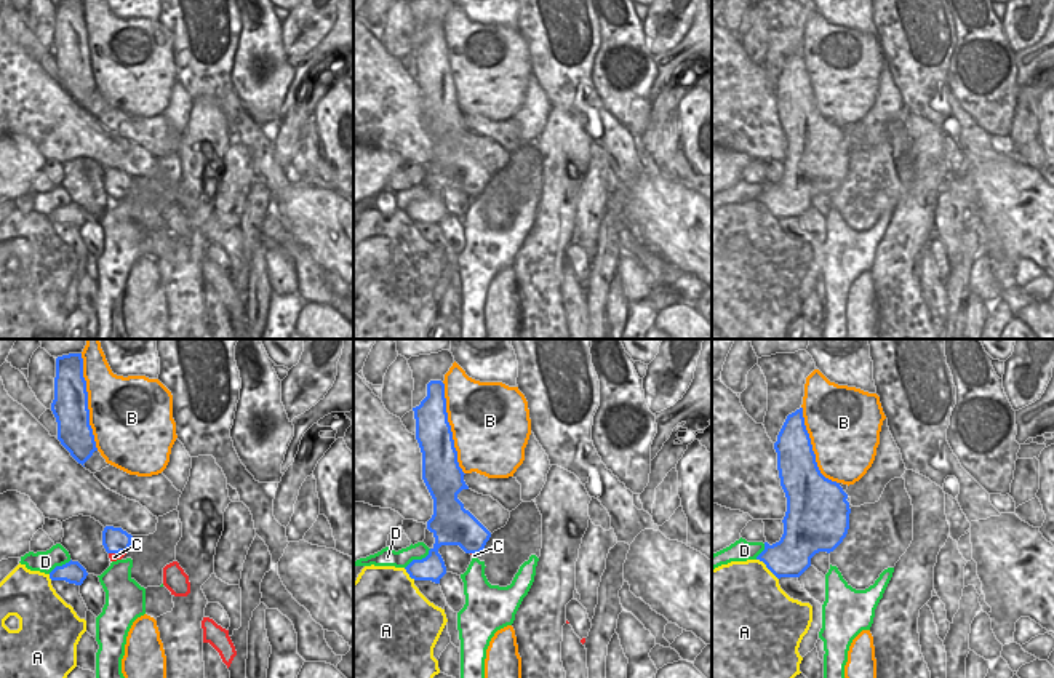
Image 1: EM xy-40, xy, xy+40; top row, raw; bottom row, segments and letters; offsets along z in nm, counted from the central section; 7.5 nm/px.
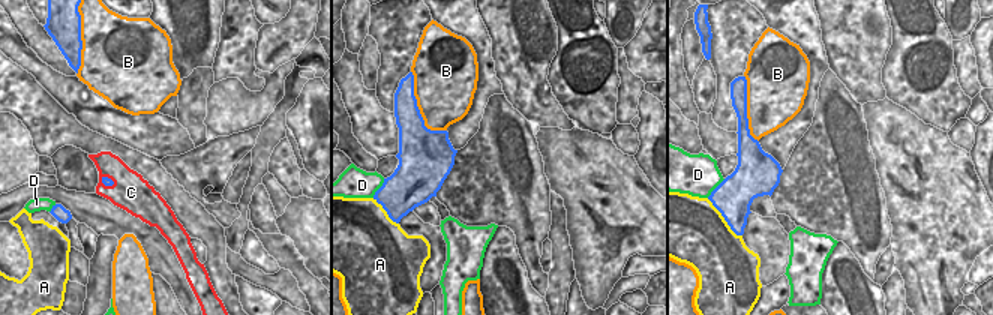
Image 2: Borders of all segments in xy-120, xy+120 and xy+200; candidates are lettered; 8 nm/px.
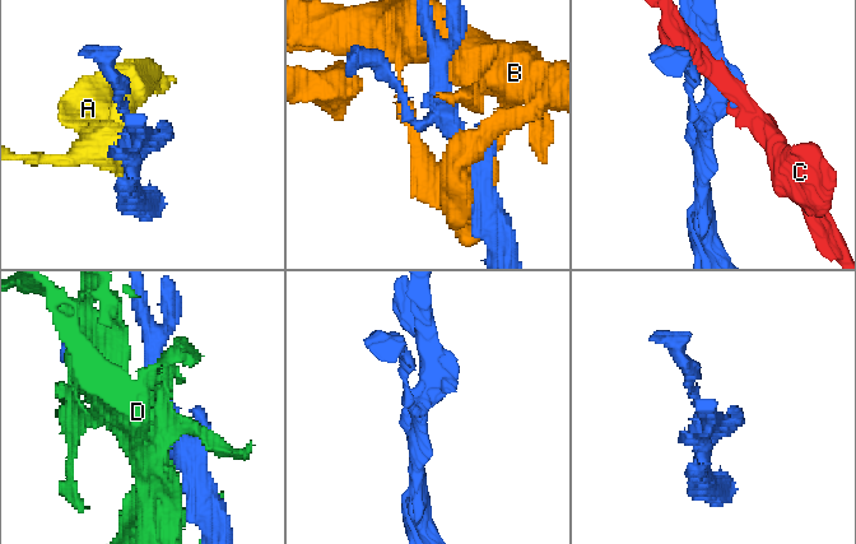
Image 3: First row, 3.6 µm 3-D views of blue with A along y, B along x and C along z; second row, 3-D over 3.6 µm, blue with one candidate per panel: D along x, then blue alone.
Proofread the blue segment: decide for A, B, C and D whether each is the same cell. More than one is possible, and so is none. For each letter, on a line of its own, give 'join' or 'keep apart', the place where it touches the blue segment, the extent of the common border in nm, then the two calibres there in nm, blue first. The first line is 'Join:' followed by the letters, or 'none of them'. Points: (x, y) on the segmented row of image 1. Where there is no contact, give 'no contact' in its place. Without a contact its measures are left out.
Join: none of them
A: keep apart; meets blue in xy+40 at (766, 566); contact 240 nm long; 300 nm thick on the blue side, 500 nm on the other
B: keep apart; meets blue in xy-40 at (87, 402); contact 750 nm long; 260 nm thick on the blue side, 460 nm on the other
C: keep apart; meets blue in xy-40 at (117, 552); contact 150 nm long; 190 nm thick on the blue side, 70 nm on the other
D: keep apart; meets blue in xy at (418, 560); contact 260 nm long; 190 nm thick on the blue side, 140 nm on the other

